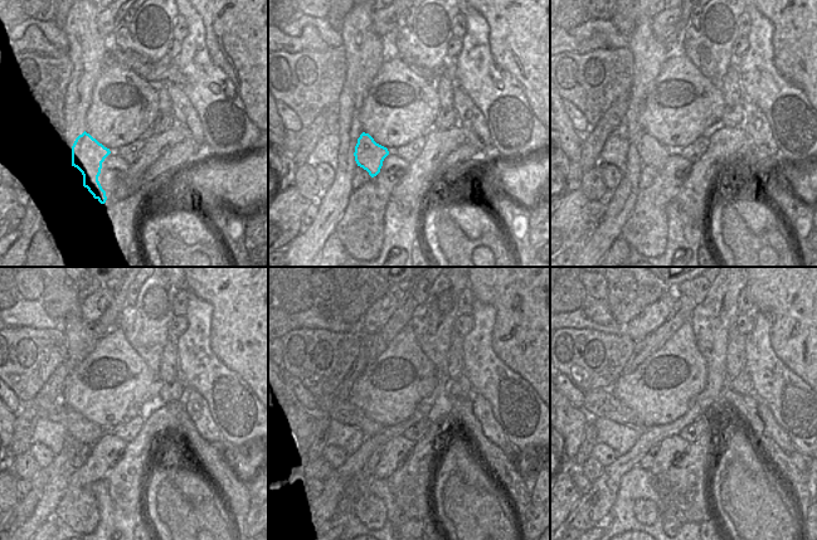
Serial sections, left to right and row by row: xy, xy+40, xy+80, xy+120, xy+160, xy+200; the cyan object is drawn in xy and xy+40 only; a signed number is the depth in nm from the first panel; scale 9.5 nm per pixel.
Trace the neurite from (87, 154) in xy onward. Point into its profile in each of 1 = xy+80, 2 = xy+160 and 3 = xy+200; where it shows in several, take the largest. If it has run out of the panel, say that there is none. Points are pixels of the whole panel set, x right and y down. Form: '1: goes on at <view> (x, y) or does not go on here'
1: goes on at xy+80 (653, 154)
2: goes on at xy+160 (329, 405)
3: goes on at xy+200 (603, 403)

